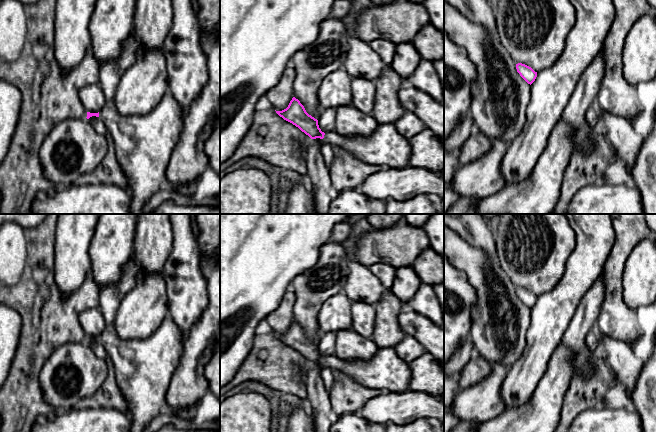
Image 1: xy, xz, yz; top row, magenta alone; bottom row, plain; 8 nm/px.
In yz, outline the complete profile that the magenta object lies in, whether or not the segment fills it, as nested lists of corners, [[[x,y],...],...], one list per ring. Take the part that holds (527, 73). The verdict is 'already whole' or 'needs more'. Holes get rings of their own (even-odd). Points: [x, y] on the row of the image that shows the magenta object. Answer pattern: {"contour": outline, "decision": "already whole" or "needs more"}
{"contour": [[[518,63],[516,64],[516,69],[517,72],[520,74],[520,76],[528,83],[528,84],[532,84],[536,77],[537,77],[537,72],[535,72],[531,67],[522,64],[522,63]]], "decision": "already whole"}

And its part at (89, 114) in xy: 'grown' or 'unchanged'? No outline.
grown

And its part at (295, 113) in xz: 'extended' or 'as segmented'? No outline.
extended

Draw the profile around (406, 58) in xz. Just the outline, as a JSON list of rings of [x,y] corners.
[[[412,42],[399,43],[396,46],[396,51],[390,67],[406,80],[413,74],[420,60],[420,54],[412,45]]]

